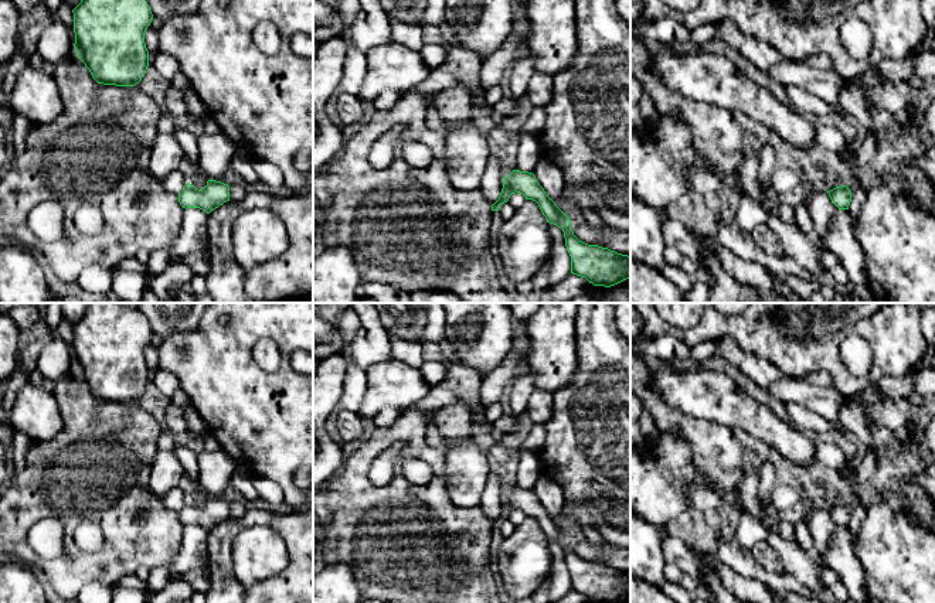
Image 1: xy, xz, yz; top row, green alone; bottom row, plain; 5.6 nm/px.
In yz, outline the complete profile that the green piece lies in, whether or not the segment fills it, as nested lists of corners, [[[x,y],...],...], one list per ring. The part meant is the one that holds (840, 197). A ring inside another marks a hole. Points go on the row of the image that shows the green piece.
[[[847,185],[836,187],[830,191],[827,191],[832,202],[839,209],[849,209],[850,201],[851,201],[851,193]]]

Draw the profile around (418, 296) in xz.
[[[415,290],[409,296],[411,303],[460,303],[459,296],[450,292]]]

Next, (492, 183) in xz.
[[[490,154],[480,183],[480,191],[492,202],[492,205],[500,197],[503,181],[504,181],[503,163],[494,154]]]

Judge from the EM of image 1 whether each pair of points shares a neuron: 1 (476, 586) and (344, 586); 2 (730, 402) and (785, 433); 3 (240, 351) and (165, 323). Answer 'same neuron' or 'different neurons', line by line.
1: different neurons
2: same neuron
3: different neurons

